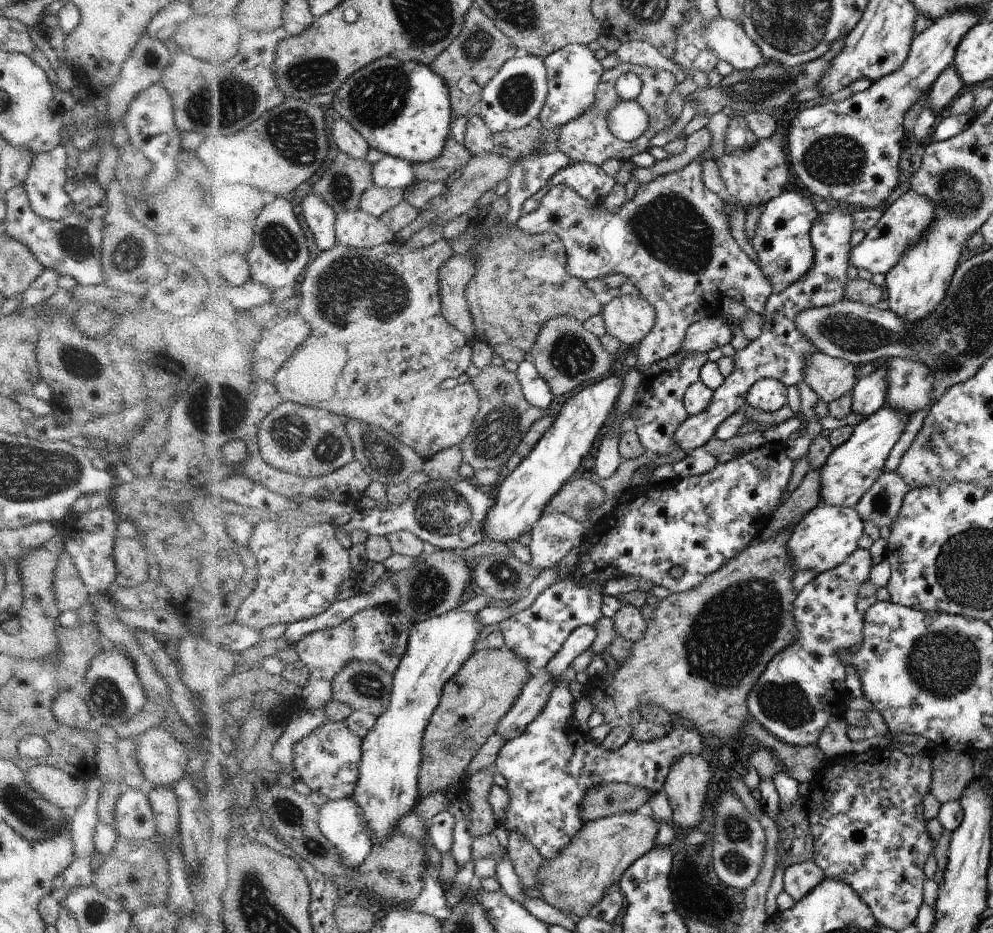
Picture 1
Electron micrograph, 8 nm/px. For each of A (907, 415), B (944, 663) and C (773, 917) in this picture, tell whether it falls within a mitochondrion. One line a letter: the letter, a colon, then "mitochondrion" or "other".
A: other
B: mitochondrion
C: other

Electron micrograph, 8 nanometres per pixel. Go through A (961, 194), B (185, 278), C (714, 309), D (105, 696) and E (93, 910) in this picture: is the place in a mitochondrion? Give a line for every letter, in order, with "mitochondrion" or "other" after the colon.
A: mitochondrion
B: mitochondrion
C: other
D: mitochondrion
E: mitochondrion

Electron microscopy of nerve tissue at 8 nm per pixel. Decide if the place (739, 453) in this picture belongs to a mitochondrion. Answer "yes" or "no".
no

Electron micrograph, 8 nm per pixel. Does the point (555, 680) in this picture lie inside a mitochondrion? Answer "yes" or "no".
no

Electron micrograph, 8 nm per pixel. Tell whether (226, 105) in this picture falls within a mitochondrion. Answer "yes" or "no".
yes

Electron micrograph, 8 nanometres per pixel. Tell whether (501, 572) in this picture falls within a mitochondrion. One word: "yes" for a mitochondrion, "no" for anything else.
yes

